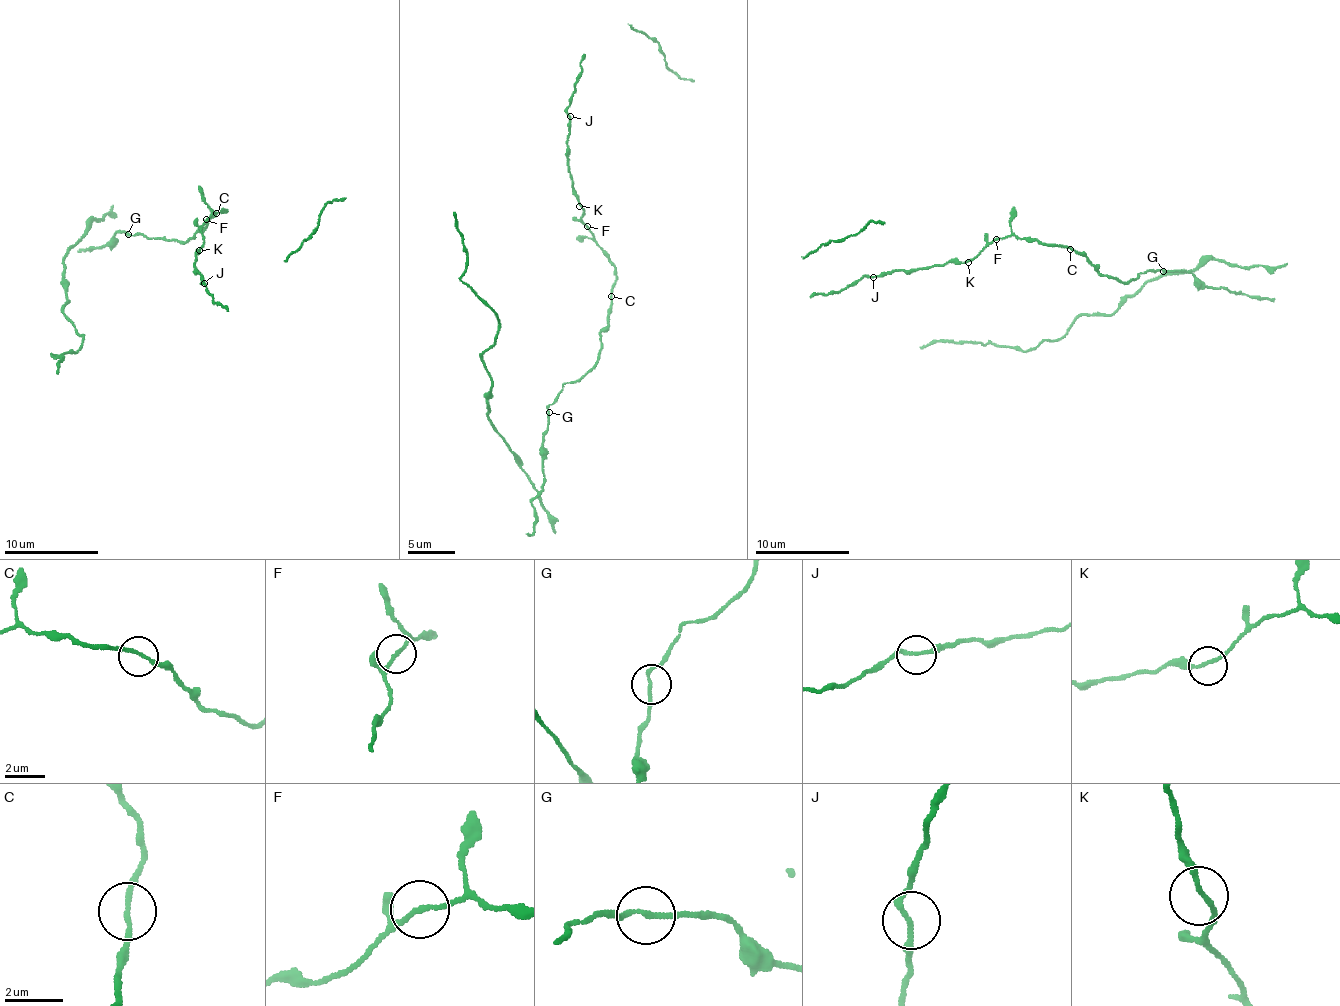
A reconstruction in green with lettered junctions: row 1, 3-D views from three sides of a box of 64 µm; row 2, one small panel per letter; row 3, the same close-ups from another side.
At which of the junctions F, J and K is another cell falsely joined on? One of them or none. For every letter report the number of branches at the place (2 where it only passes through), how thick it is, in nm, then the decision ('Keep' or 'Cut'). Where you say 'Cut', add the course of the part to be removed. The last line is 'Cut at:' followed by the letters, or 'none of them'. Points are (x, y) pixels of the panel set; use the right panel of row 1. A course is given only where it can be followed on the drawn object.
F: Branches: 2. Thickness 140 nm. Keep
J: Branches: 2. Thickness 170 nm. Keep
K: Branches: 2. Thickness 160 nm. Keep
Cut at: none of them

